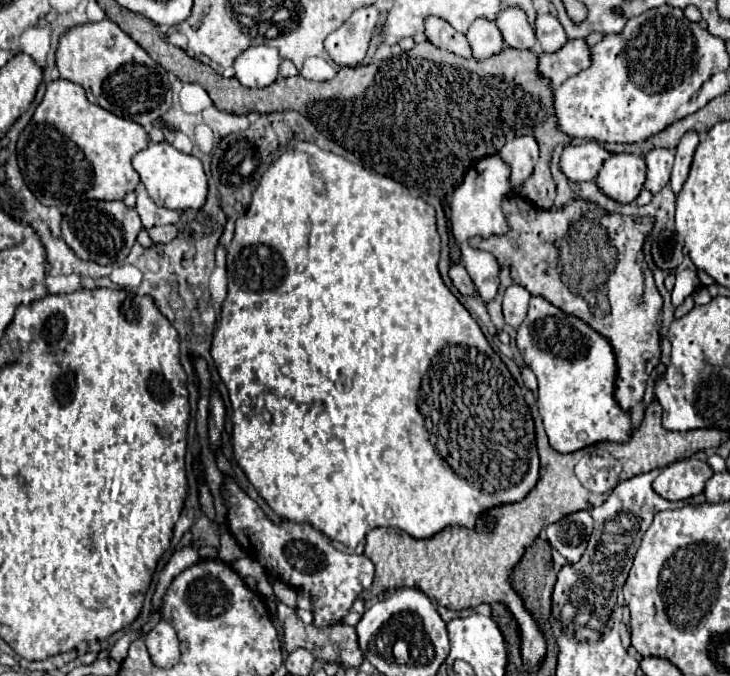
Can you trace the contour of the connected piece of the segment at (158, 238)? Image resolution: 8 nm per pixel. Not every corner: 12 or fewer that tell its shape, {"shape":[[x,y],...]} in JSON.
{"shape":[[175,225],[155,226],[147,232],[155,244],[171,243],[179,235]]}

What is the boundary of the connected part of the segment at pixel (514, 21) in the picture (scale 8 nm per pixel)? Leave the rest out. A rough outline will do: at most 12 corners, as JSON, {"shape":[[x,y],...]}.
{"shape":[[503,7],[495,23],[509,47],[533,49],[535,29],[521,7]]}

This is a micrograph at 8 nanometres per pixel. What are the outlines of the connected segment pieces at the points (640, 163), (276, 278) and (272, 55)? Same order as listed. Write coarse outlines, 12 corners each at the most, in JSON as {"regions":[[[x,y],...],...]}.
{"regions":[[[613,153],[595,179],[605,195],[631,203],[645,183],[645,161]],[[297,143],[211,357],[285,521],[473,529],[539,479],[435,209]],[[257,45],[235,59],[235,77],[245,87],[277,79],[279,53]]]}

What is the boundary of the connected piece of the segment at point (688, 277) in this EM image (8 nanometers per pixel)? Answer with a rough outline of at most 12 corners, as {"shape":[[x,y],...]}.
{"shape":[[697,271],[677,273],[677,283],[671,292],[673,307],[683,303],[687,295],[699,289]]}

